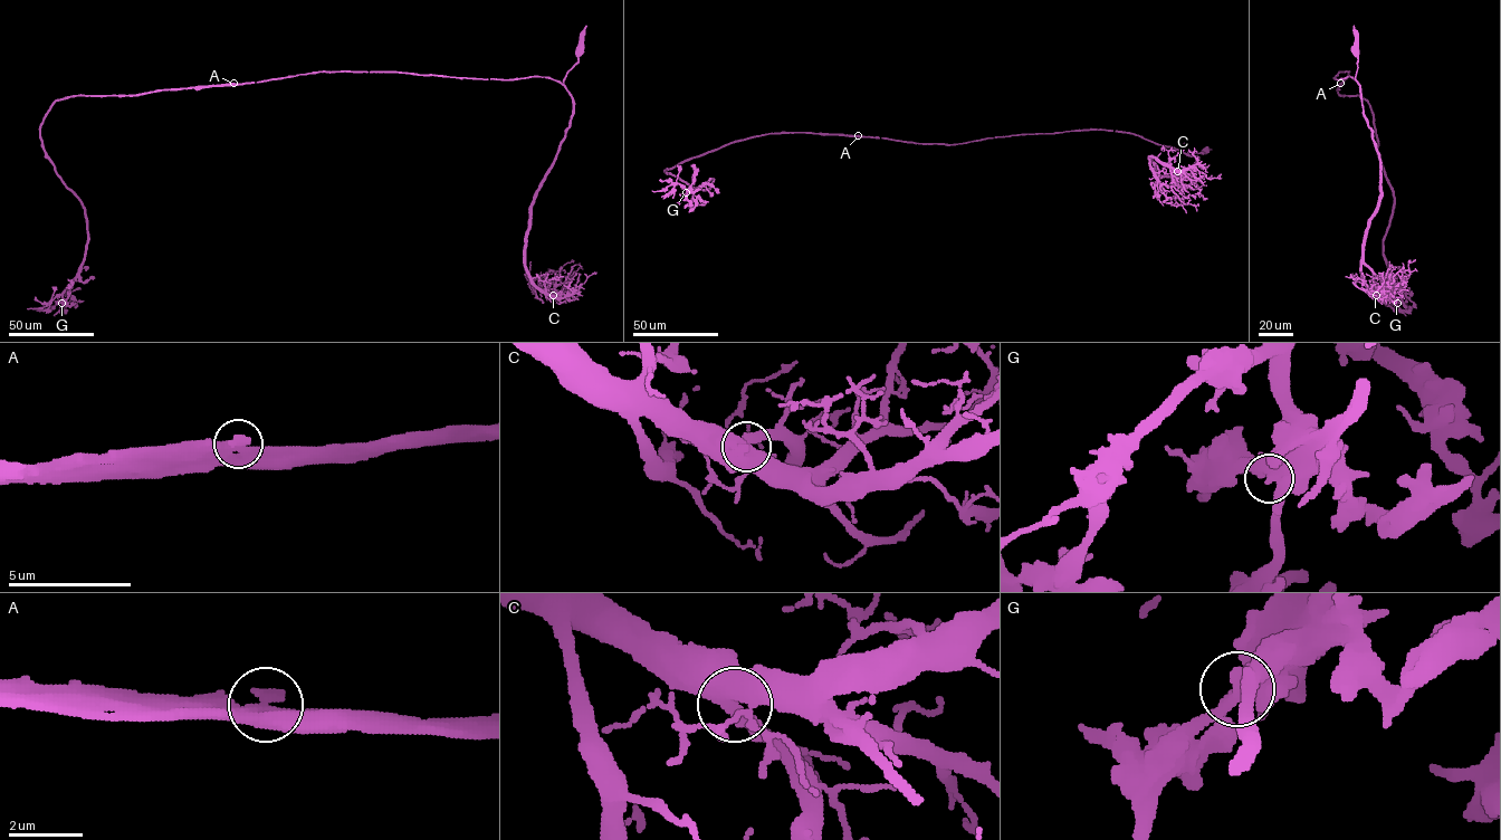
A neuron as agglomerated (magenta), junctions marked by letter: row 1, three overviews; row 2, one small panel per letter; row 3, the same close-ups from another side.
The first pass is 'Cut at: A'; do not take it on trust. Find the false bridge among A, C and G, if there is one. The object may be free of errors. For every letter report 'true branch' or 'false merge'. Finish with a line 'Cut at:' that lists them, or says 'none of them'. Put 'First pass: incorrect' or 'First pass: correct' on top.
First pass: correct
A: false merge
C: true branch
G: true branch
Cut at: A

